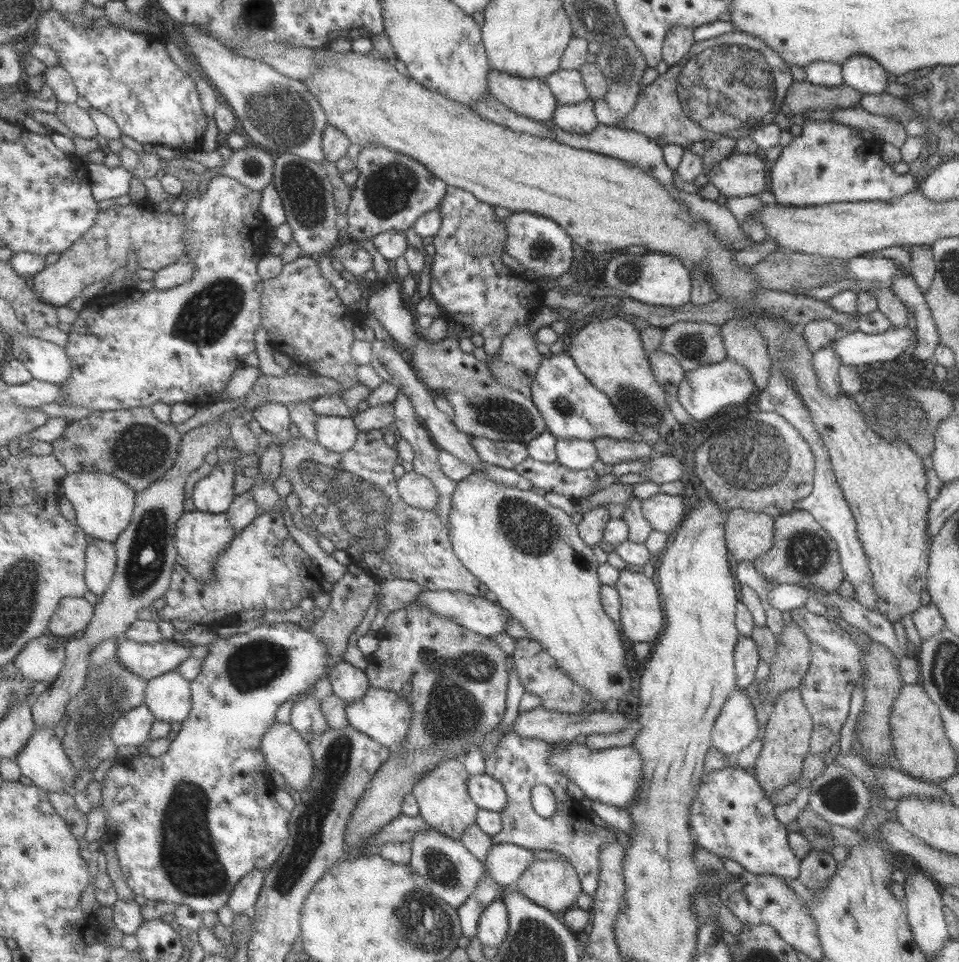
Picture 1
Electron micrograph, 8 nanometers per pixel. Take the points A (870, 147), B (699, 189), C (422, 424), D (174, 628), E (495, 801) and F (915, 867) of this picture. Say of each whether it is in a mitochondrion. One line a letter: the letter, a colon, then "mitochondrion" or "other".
A: other
B: other
C: other
D: other
E: other
F: other

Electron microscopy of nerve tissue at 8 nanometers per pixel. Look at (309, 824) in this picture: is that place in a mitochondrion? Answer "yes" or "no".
yes

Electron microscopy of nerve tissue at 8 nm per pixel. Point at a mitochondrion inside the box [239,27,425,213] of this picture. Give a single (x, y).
(281, 115)

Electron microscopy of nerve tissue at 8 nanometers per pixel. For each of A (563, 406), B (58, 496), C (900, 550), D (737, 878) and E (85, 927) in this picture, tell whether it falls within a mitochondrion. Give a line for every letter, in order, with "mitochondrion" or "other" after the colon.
A: mitochondrion
B: other
C: other
D: other
E: other

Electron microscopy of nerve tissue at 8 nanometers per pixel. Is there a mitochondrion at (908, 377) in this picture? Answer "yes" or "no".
yes

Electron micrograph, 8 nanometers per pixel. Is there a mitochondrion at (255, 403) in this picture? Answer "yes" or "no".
no

